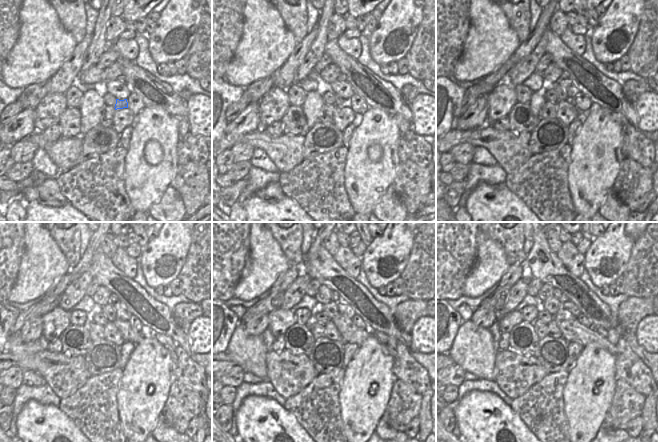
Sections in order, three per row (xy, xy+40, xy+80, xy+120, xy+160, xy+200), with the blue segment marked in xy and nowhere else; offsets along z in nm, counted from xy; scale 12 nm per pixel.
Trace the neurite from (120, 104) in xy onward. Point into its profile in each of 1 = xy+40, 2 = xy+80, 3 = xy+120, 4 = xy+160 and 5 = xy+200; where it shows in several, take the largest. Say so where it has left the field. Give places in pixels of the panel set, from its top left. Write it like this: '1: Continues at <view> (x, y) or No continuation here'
1: Continues at xy+40 (340, 102)
2: Continues at xy+80 (561, 94)
3: Continues at xy+120 (108, 311)
4: Continues at xy+160 (330, 309)
5: Continues at xy+200 (552, 304).

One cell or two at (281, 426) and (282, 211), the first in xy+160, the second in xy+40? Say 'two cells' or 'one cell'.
one cell

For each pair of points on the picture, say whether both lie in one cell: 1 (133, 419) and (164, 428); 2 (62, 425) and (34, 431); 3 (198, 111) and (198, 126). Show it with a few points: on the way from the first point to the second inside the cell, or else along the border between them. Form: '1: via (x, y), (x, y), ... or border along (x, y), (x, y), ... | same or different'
1: border along (160, 414), (155, 427), (151, 431) | different
2: via (55, 431), (41, 431) | same
3: via (198, 115), (198, 122) | same

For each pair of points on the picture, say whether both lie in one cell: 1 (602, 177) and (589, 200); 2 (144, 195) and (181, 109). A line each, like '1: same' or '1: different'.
1: same
2: different

